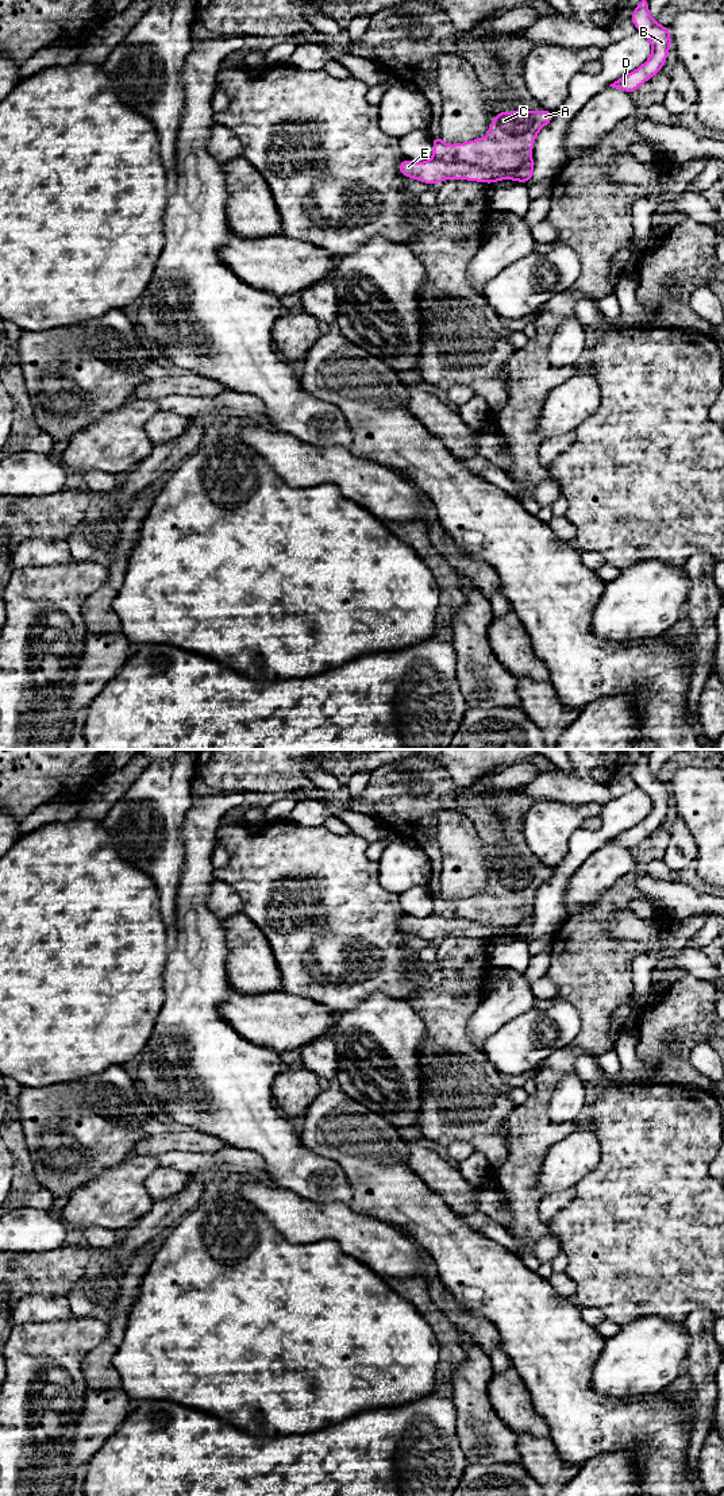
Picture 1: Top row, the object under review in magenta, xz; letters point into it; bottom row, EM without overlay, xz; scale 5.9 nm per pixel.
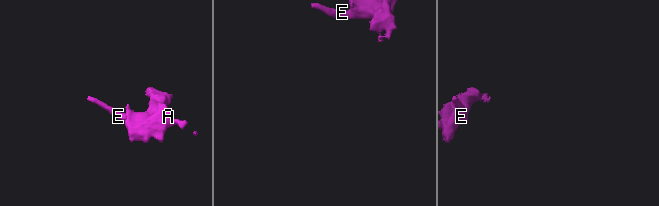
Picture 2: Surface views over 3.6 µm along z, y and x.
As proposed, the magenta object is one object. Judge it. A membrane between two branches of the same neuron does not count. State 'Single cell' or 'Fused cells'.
Fused cells

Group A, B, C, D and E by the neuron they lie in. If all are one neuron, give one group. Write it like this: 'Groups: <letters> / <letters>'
Groups: A C / B D E

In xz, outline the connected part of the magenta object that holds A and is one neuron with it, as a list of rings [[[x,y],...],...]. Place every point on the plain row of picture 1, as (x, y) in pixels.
[[[509,867],[494,872],[488,891],[463,899],[447,901],[432,894],[432,914],[446,919],[463,918],[497,928],[516,926],[532,913],[539,887],[554,874],[554,868]]]

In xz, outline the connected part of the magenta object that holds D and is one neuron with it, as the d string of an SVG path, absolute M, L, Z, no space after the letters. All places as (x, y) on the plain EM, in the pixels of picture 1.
M642 752L629 775L638 787L650 797L652 807L644 820L634 828L620 833L609 843L634 849L640 841L661 828L671 803L671 794L669 783L661 782L656 775L651 774L648 753Z

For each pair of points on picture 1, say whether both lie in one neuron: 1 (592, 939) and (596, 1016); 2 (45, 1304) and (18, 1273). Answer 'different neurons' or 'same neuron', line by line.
1: same neuron
2: different neurons

